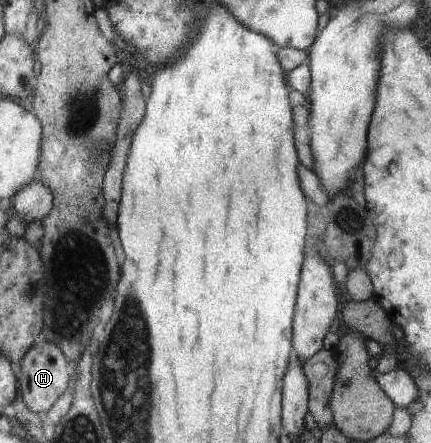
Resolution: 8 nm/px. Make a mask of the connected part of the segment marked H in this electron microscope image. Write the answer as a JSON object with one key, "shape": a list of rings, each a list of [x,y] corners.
{"shape":[[[45,341],[42,346],[33,346],[31,350],[24,355],[20,364],[20,378],[17,380],[17,388],[22,394],[22,400],[28,410],[41,414],[49,411],[54,403],[65,393],[69,387],[69,374],[71,366],[58,350],[58,346]]]}

